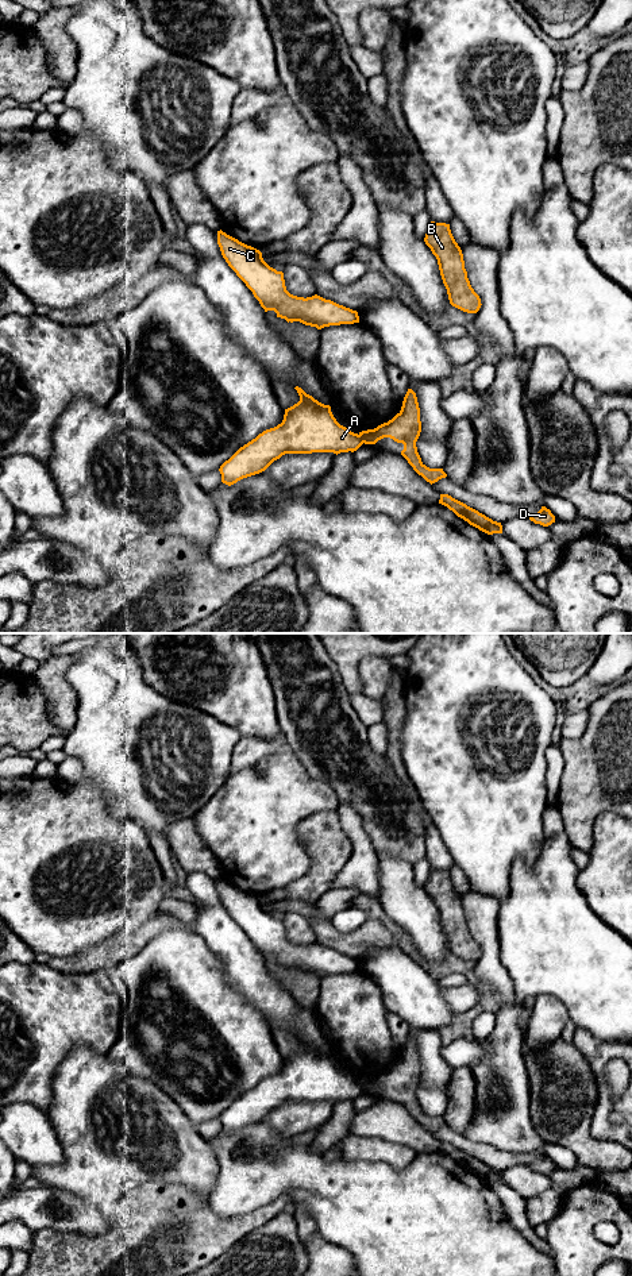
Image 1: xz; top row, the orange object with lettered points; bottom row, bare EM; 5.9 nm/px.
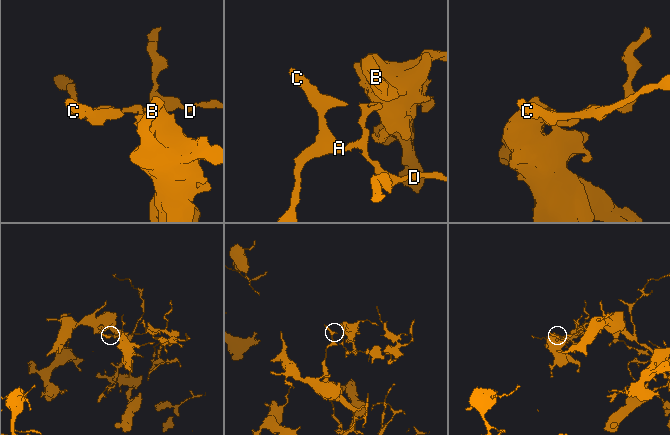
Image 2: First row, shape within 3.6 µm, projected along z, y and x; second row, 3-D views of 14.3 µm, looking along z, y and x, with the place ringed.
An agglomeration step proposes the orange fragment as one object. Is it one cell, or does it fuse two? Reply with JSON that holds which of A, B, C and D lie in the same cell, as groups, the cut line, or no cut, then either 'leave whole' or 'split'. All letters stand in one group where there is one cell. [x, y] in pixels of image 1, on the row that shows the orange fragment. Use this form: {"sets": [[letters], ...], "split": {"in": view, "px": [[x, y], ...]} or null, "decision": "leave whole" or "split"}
{"sets": [["A", "C"], ["B", "D"]], "split": {"in": "xz", "px": [[358, 435], [363, 442]]}, "decision": "split"}

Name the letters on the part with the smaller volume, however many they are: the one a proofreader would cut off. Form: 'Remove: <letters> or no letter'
Remove: B, D

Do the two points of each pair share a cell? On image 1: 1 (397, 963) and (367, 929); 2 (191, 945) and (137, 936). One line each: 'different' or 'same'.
1: different
2: different

